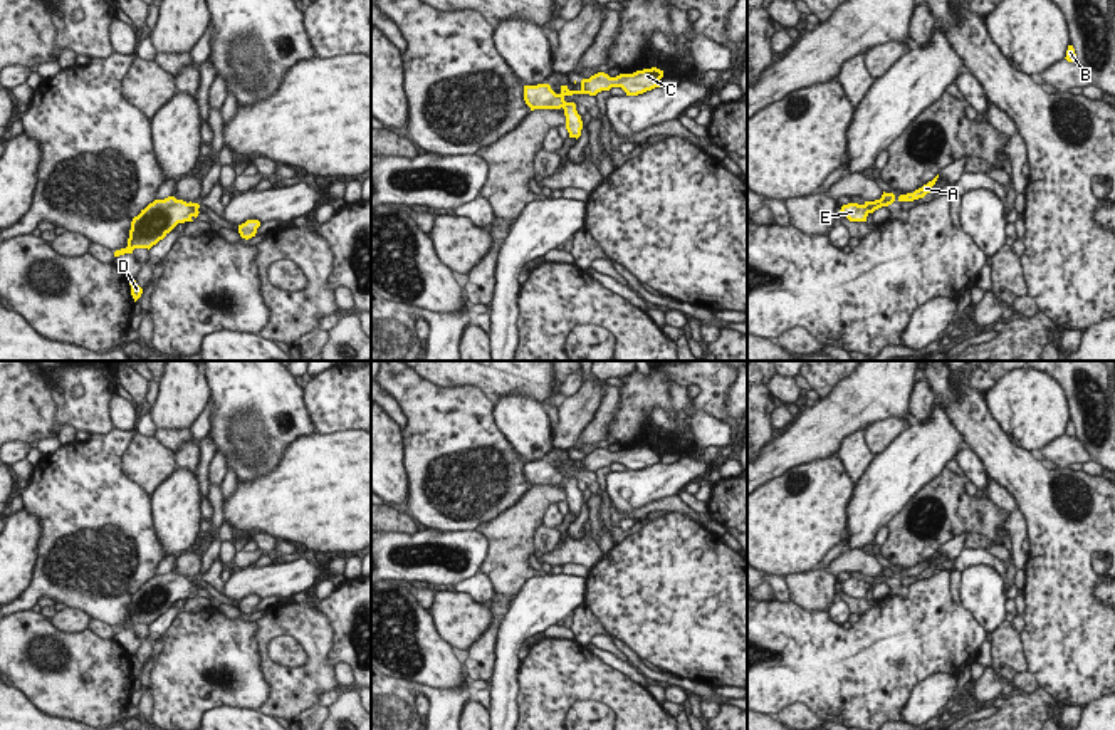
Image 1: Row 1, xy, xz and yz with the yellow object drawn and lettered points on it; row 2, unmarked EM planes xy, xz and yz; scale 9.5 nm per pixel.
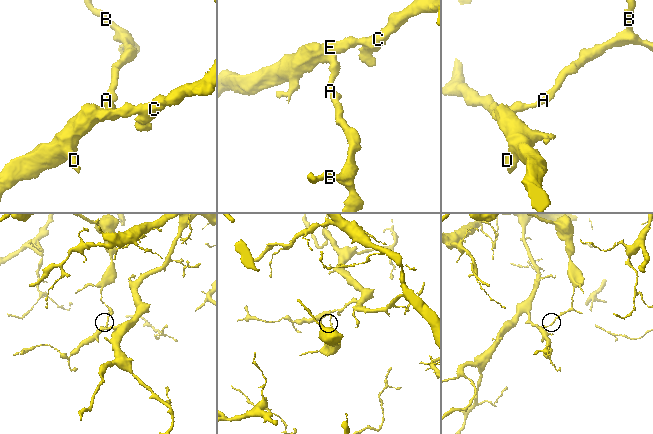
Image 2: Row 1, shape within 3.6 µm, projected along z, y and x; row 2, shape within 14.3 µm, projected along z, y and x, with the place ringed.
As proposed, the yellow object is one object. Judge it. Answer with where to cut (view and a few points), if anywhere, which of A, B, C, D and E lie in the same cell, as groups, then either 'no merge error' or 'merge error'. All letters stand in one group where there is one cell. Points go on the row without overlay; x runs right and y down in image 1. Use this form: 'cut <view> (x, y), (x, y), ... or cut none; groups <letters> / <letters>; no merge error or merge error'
cut yz (865, 579), (874, 586); groups A B / C D E; merge error

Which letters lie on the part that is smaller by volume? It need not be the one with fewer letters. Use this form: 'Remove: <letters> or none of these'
Remove: A, B

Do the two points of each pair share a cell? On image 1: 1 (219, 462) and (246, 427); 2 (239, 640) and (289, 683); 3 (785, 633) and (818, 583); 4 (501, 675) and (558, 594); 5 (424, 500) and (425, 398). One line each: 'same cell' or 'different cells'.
1: different cells
2: different cells
3: different cells
4: same cell
5: same cell

